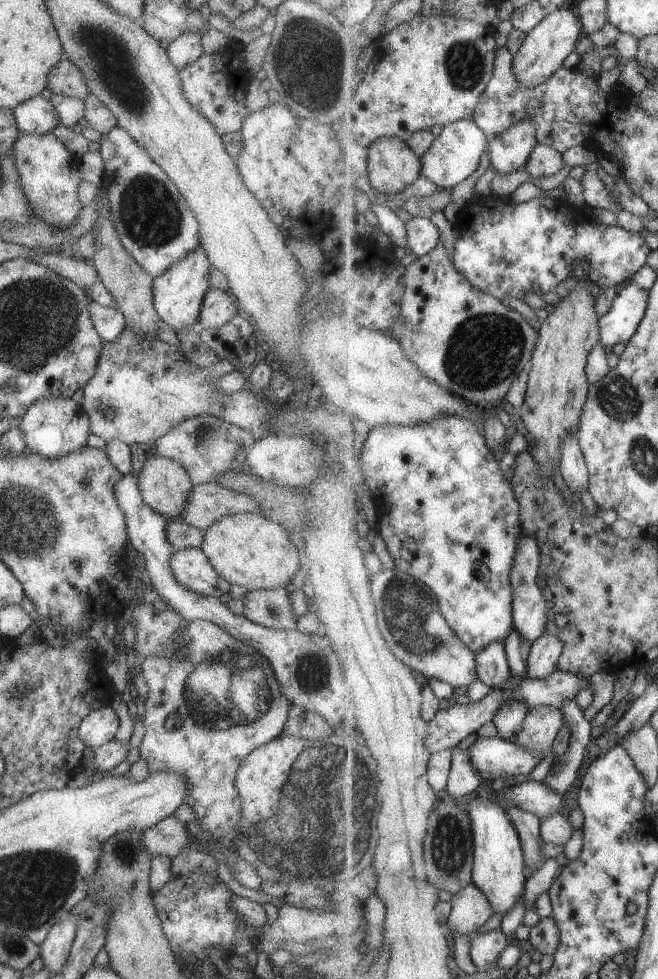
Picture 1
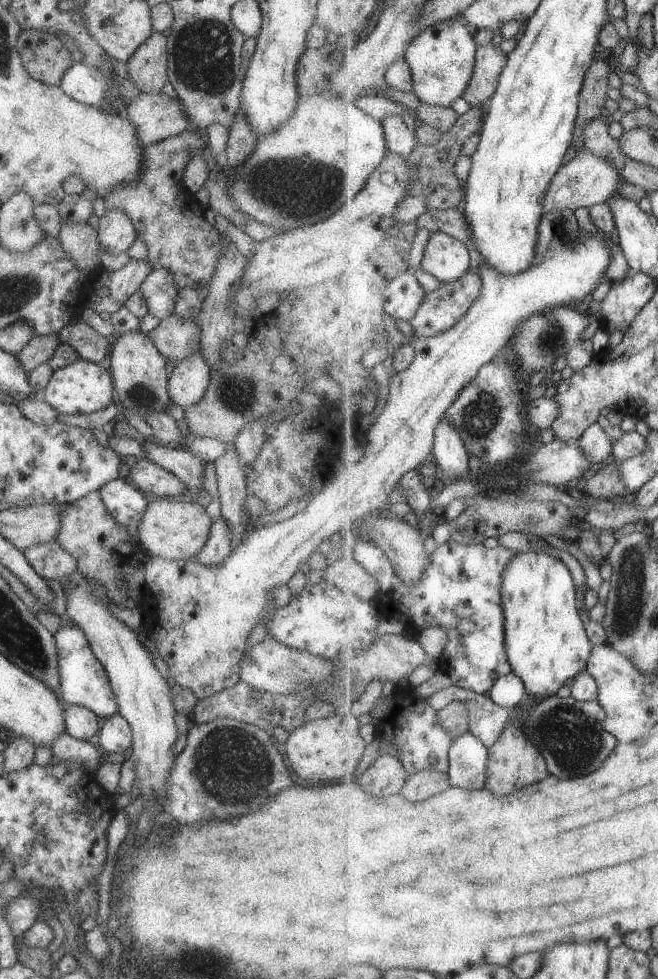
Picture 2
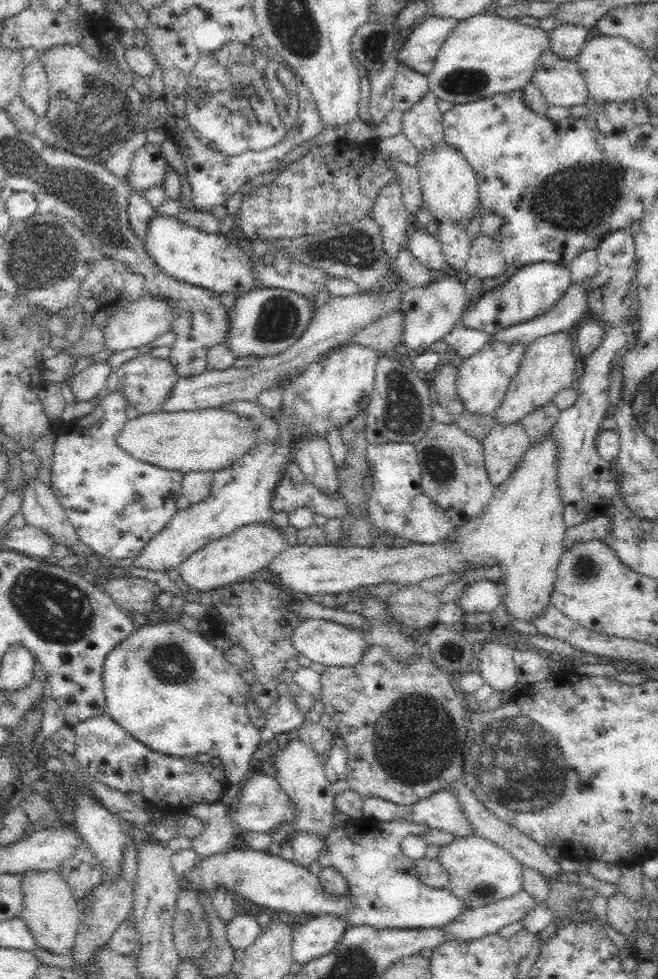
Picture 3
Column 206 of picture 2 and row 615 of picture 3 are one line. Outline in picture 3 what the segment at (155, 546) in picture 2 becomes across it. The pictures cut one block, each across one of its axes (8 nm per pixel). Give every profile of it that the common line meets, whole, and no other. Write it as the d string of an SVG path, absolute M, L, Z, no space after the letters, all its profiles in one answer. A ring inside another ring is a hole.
M553 426L550 432L546 432L542 439L530 442L526 452L522 454L518 466L510 472L510 476L498 484L494 496L491 496L488 504L482 509L477 518L470 520L466 526L456 530L456 540L448 544L412 544L404 548L384 550L380 546L374 548L340 548L338 546L316 546L313 544L297 544L286 546L281 554L274 558L268 567L259 573L259 577L273 582L275 586L287 590L300 597L313 597L319 599L323 595L338 595L341 592L350 592L360 586L379 584L382 582L400 583L400 585L414 584L424 581L426 578L435 578L446 573L461 574L471 567L500 566L502 578L506 585L506 596L503 597L503 605L508 608L510 614L514 614L520 620L530 622L530 618L536 618L540 612L546 610L551 604L550 598L556 581L557 566L564 549L564 537L566 537L566 524L564 523L563 502L559 491L559 476L557 473L557 458L559 452L557 442L553 437Z

